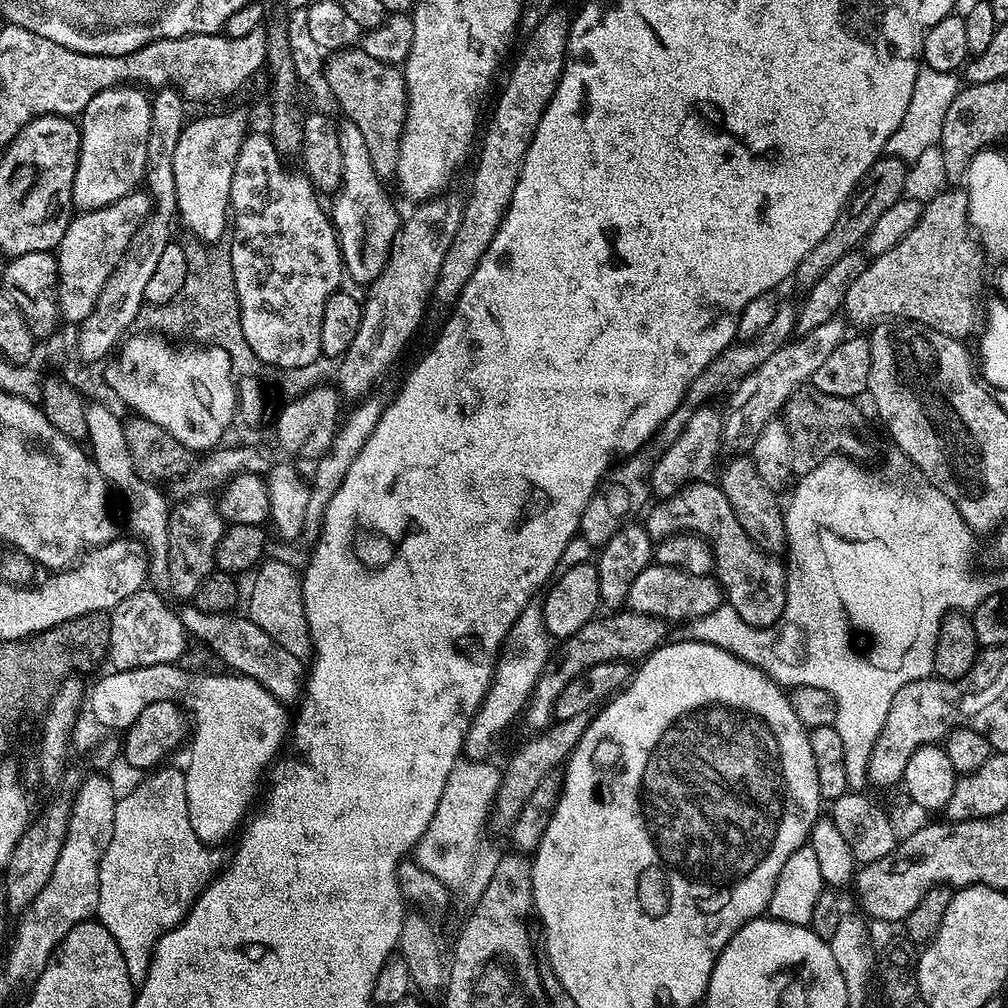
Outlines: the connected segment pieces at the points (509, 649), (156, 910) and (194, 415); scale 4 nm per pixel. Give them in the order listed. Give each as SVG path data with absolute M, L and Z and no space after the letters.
M533 598L518 614L514 626L504 639L504 646L500 650L500 659L492 674L492 685L484 695L484 701L476 709L472 719L468 722L468 729L464 731L463 755L469 760L487 761L492 752L492 739L499 732L507 730L508 726L517 718L519 712L527 707L532 699L532 692L536 689L538 678L554 652L553 641L544 625L544 610L539 599Z
M167 768L153 771L149 780L142 781L133 792L128 792L125 796L123 793L117 799L114 834L110 838L110 846L106 846L106 854L102 854L98 870L98 906L95 919L106 926L114 942L118 942L122 958L126 958L126 970L130 970L130 978L136 986L144 983L157 942L177 924L184 923L188 911L218 872L216 860L212 857L213 849L205 846L190 826L186 802L186 782L189 777L176 768Z
M132 334L107 365L108 384L113 394L132 408L128 410L162 426L188 449L211 450L223 441L220 439L238 416L237 381L228 364L224 352L176 351L160 340L139 340Z

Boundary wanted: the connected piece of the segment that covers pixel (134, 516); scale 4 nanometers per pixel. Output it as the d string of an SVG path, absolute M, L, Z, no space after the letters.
M89 403L87 410L87 443L92 460L104 480L124 496L128 506L128 524L132 527L131 535L147 548L151 571L163 573L168 567L169 499L157 489L159 487L155 483L144 480L134 470L133 459L126 445L124 420L116 417L104 404Z

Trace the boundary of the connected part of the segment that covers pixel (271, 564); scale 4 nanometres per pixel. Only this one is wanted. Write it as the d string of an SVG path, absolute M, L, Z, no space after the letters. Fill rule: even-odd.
M268 558L257 567L253 578L247 617L260 629L266 631L278 646L285 647L299 660L311 659L314 654L312 634L305 614L303 583L299 571L296 572L282 560Z

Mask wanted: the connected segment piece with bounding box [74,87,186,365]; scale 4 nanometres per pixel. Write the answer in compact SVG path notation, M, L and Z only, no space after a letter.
M169 87L159 89L151 97L151 101L150 138L146 138L144 184L152 202L152 210L134 234L130 246L120 259L120 265L110 274L106 286L102 286L102 294L98 294L94 310L90 310L90 314L78 325L77 332L80 333L76 336L74 352L85 365L96 364L104 359L107 361L113 349L125 339L126 333L135 325L139 308L146 303L144 299L146 282L150 282L162 250L166 250L166 246L174 240L172 223L176 224L178 220L174 152L186 125L186 117L184 118L186 101L175 88Z

